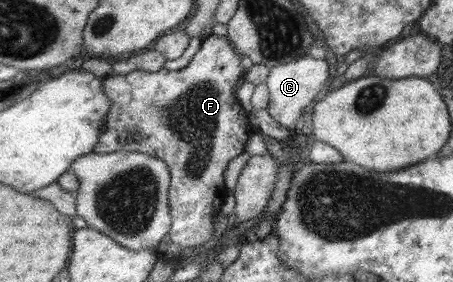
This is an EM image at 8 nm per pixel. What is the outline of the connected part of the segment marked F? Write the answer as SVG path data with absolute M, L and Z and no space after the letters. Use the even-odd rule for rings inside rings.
M207 35L193 54L187 66L168 71L133 71L124 75L103 77L104 95L111 100L112 107L100 128L99 139L92 148L94 153L135 151L159 156L168 165L171 186L168 188L168 205L171 208L172 224L168 232L171 242L185 248L198 248L211 238L213 214L219 210L225 198L223 170L231 158L243 152L243 142L249 132L247 116L235 95L236 82L243 74L241 58L237 50L228 43L226 37Z

